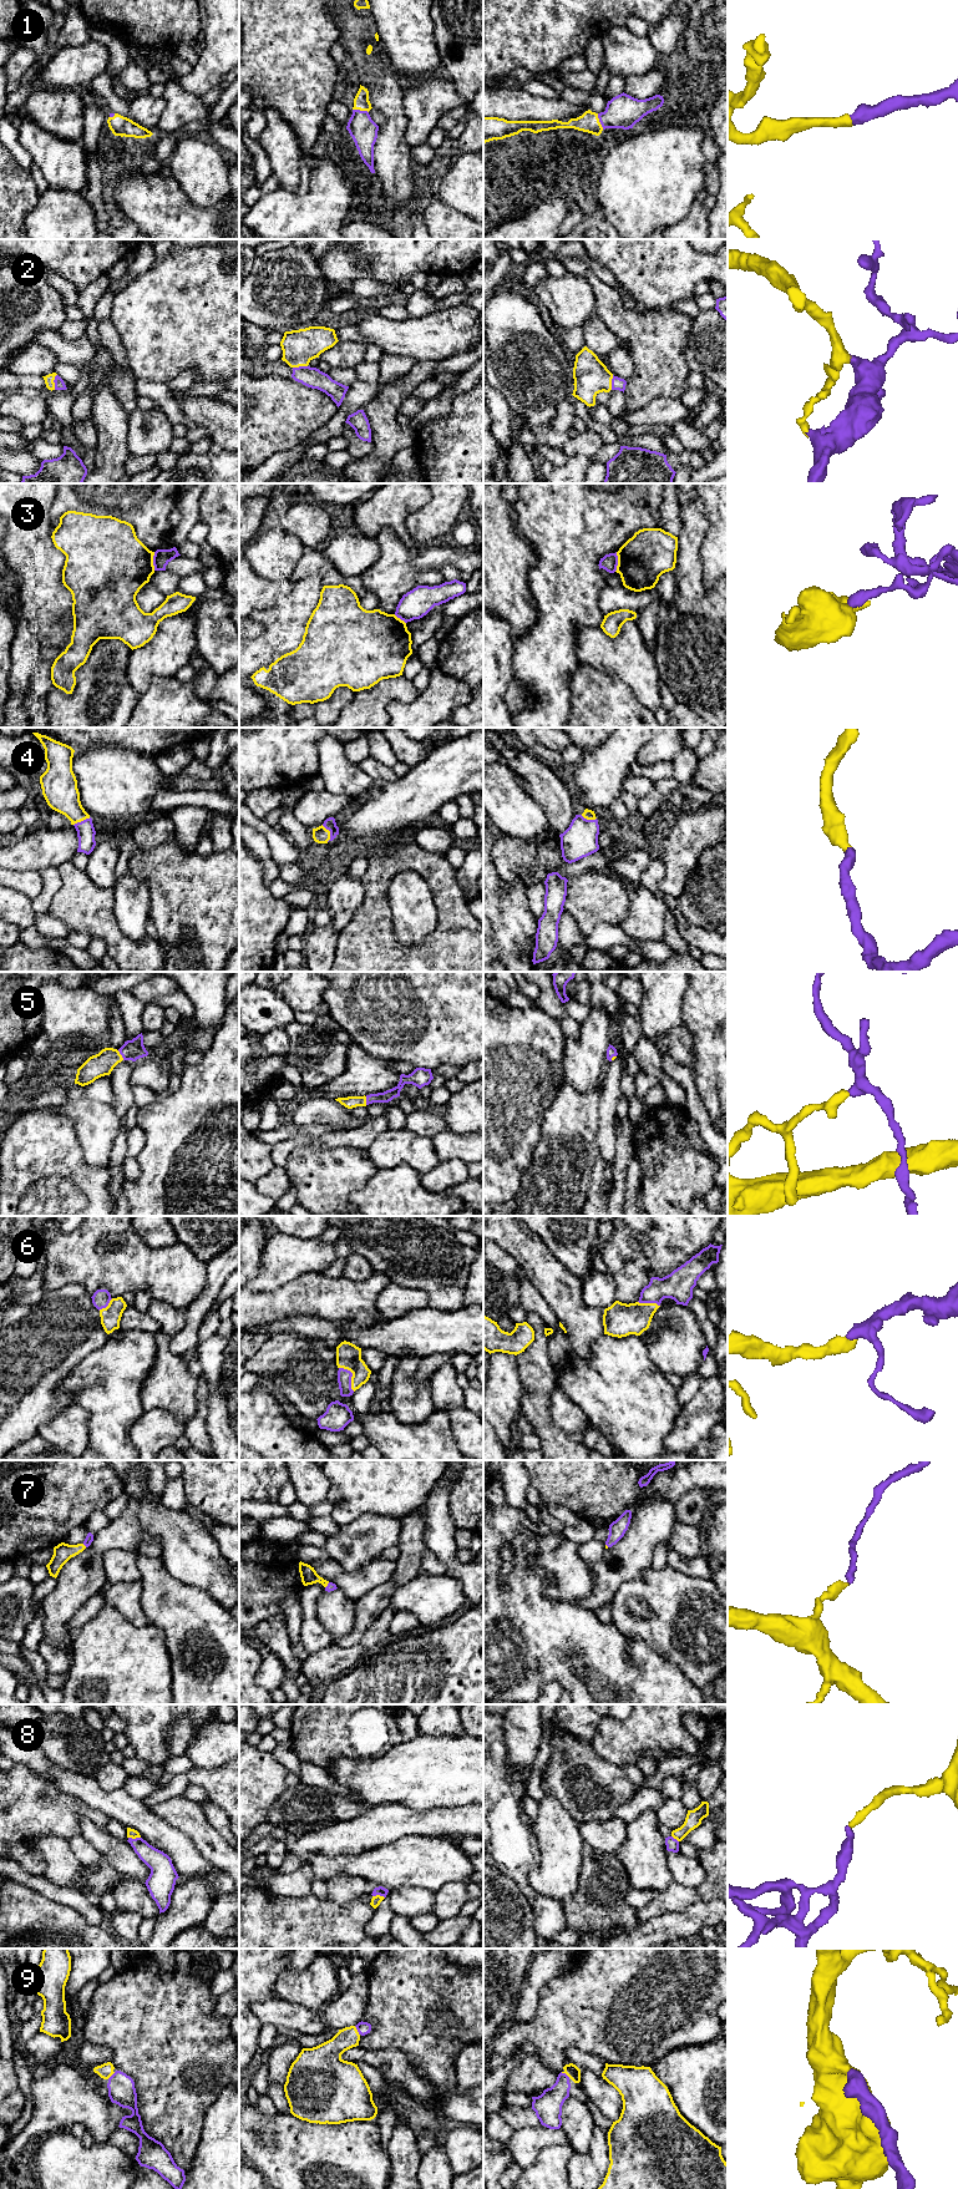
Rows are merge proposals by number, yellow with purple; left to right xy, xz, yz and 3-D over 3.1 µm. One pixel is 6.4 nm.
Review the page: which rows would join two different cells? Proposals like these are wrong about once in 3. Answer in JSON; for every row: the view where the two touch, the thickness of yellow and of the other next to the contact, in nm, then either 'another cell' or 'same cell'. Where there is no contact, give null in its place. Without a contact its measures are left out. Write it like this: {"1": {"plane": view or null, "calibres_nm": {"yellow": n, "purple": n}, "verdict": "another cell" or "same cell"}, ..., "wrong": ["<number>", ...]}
{"1": {"plane": "xz", "calibres_nm": {"yellow": 100, "purple": 180}, "verdict": "same cell"}, "2": {"plane": "xy", "calibres_nm": {"yellow": 70, "purple": 60}, "verdict": "same cell"}, "3": {"plane": "yz", "calibres_nm": {"yellow": 320, "purple": 110}, "verdict": "another cell"}, "4": {"plane": "xz", "calibres_nm": {"yellow": 110, "purple": 80}, "verdict": "same cell"}, "5": {"plane": "xy", "calibres_nm": {"yellow": 150, "purple": 130}, "verdict": "same cell"}, "6": {"plane": "xz", "calibres_nm": {"yellow": 160, "purple": 100}, "verdict": "same cell"}, "7": {"plane": "xy", "calibres_nm": {"yellow": 120, "purple": 50}, "verdict": "same cell"}, "8": {"plane": "xy", "calibres_nm": {"yellow": 60, "purple": 150}, "verdict": "same cell"}, "9": {"plane": "xz", "calibres_nm": {"yellow": 180, "purple": 80}, "verdict": "same cell"}, "wrong": ["3"]}

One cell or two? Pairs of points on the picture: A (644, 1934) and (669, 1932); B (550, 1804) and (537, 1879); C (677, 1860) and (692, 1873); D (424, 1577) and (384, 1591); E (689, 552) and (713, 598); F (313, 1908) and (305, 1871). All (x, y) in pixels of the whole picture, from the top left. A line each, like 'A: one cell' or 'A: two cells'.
A: one cell
B: one cell
C: one cell
D: two cells
E: one cell
F: two cells

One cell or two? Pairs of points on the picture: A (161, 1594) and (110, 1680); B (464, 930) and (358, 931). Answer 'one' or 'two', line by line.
A: two
B: one

